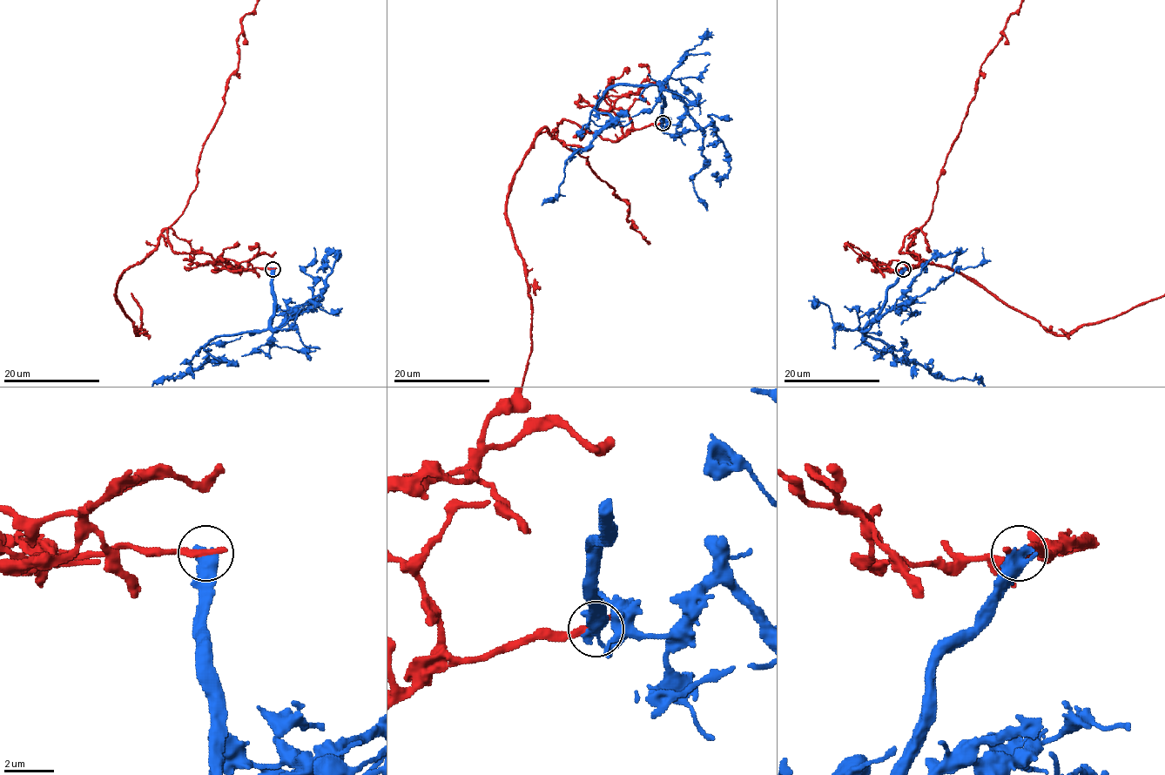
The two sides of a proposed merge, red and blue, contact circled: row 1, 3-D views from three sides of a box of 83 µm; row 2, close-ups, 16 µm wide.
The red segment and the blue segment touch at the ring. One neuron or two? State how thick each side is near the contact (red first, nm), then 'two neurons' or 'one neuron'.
360 nm thick on the red side, 650 nm on the other; two neurons

